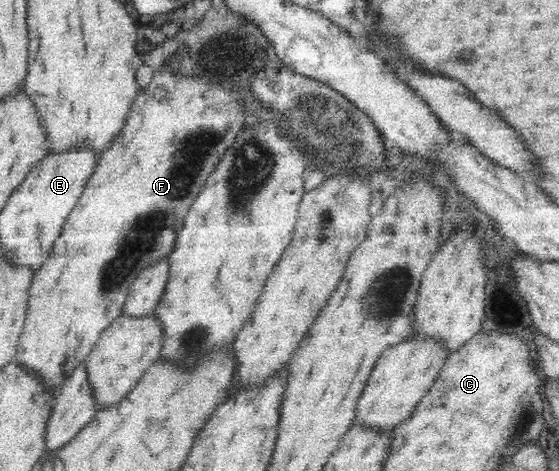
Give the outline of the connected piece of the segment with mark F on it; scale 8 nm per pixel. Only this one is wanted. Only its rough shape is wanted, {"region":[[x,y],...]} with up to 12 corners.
{"region":[[162,69],[35,270],[57,393],[173,251],[244,95]]}

